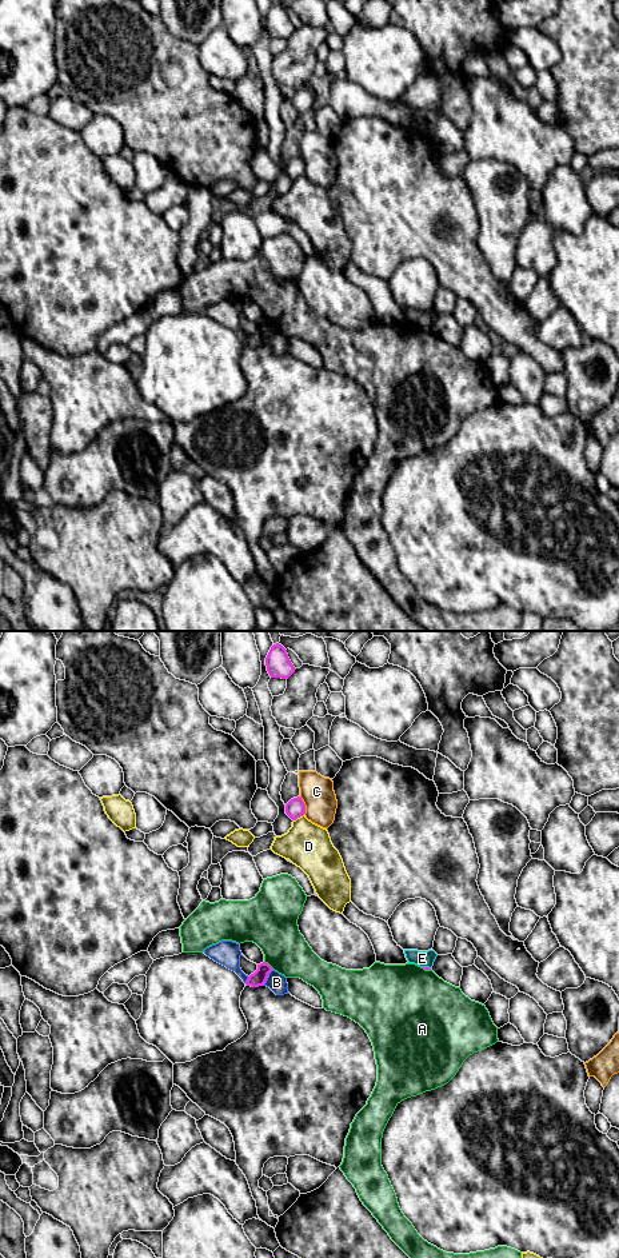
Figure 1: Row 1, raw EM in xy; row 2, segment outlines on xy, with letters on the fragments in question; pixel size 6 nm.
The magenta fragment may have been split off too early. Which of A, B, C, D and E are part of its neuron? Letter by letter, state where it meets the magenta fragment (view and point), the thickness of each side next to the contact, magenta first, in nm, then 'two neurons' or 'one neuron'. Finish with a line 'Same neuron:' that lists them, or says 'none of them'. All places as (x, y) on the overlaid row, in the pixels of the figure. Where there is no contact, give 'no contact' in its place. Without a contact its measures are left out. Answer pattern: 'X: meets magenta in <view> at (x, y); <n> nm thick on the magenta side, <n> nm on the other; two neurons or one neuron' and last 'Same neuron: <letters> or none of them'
A: meets magenta in xy at (268, 965); 90 nm thick on the magenta side, 300 nm on the other; two neurons
B: meets magenta in xy at (267, 977); 90 nm thick on the magenta side, 110 nm on the other; two neurons
C: meets magenta in xy at (304, 806); 120 nm thick on the magenta side, 200 nm on the other; two neurons
D: meets magenta in xy at (298, 817); 120 nm thick on the magenta side, 280 nm on the other; two neurons
E: meets magenta in xy at (427, 967); 20 nm thick on the magenta side, 100 nm on the other; two neurons
Same neuron: none of them

